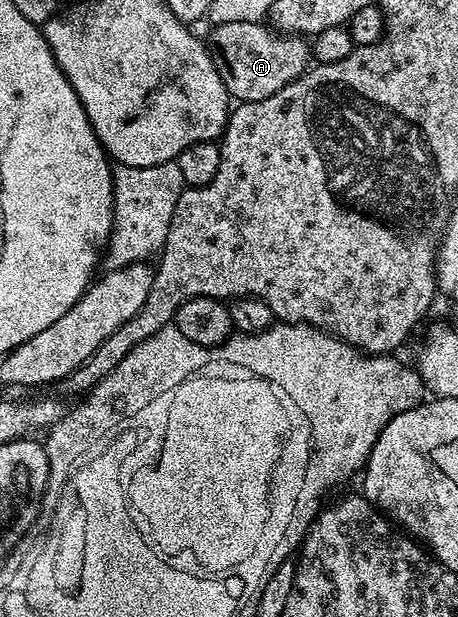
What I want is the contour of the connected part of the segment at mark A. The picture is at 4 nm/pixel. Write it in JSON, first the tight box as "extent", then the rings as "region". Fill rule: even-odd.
{"extent":[206,21,310,102],"region":[[[259,21],[222,23],[211,31],[206,37],[208,53],[229,98],[237,102],[270,99],[274,91],[282,91],[310,68],[310,45],[303,36],[273,31]]]}

